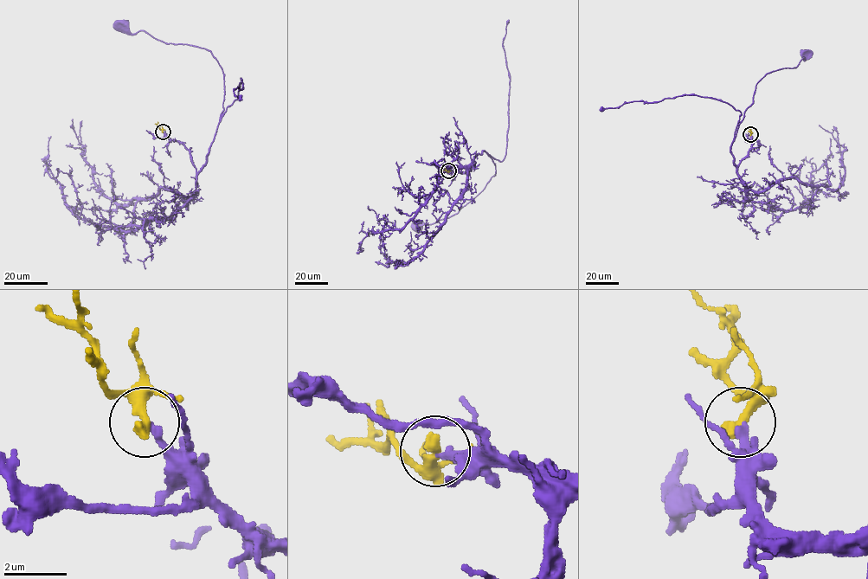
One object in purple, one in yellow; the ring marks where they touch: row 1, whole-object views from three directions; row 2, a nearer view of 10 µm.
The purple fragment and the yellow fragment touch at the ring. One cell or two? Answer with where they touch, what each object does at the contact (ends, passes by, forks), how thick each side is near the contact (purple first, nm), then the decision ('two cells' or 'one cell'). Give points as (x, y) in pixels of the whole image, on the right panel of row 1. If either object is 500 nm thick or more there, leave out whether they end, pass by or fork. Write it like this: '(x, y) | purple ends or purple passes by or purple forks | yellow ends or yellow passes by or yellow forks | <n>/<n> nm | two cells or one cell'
(750, 134) | purple ends | yellow ends | 220/440 nm | one cell

